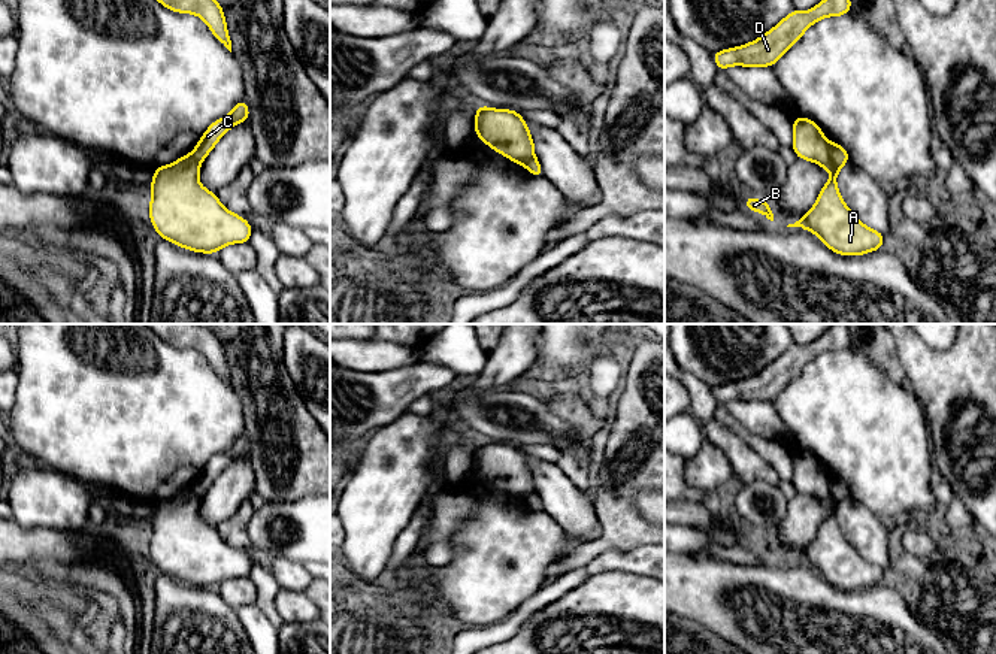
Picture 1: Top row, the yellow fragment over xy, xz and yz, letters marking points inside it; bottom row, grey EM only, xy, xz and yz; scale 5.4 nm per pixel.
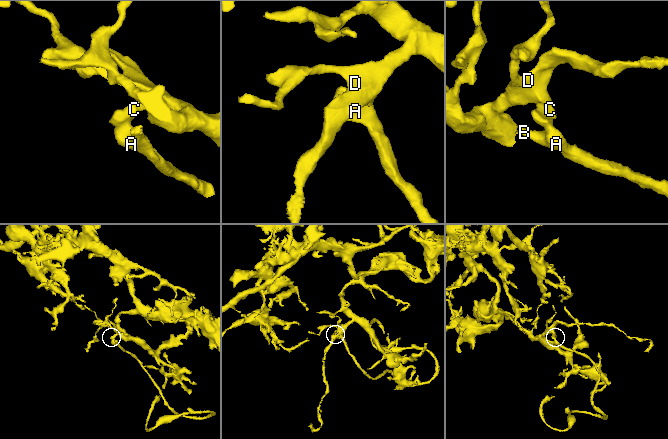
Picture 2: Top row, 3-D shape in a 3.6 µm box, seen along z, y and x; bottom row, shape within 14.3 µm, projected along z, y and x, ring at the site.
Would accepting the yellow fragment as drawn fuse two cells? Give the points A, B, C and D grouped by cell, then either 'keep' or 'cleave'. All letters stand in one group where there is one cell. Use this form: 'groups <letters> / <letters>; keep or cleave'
groups A B / C D; cleave

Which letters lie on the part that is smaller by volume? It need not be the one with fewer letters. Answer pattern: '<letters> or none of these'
A, B

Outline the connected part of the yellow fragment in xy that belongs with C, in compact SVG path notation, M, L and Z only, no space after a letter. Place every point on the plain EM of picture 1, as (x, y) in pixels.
M243 435L234 439L234 442L224 451L217 455L214 455L197 479L193 484L193 491L199 499L203 497L203 494L209 490L209 487L215 482L218 475L228 466L231 464L236 458L249 455L249 442Z

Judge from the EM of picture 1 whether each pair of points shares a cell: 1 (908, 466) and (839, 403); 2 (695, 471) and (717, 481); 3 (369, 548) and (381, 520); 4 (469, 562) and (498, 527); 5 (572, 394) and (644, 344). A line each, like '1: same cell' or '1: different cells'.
1: same cell
2: same cell
3: same cell
4: same cell
5: different cells

